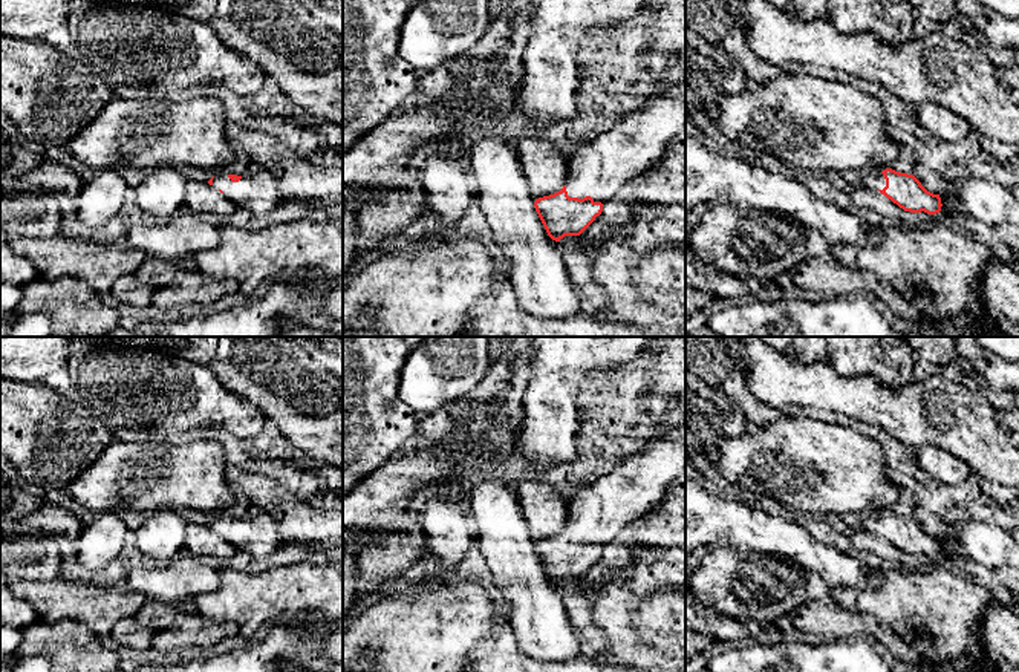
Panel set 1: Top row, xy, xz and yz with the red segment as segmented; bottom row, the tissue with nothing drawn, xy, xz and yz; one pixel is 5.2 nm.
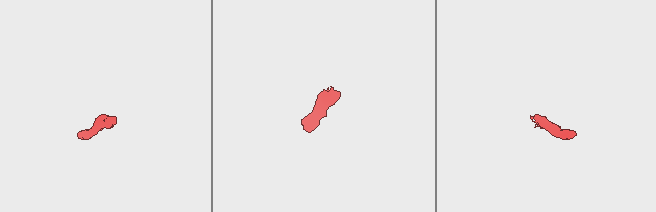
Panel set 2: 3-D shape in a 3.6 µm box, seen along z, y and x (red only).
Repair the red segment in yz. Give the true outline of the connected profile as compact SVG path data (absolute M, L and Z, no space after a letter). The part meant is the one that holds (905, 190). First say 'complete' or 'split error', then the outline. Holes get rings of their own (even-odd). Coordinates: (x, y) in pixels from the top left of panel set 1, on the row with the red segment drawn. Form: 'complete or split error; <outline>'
split error; M892 168L872 171L858 185L880 191L904 211L936 214L942 207L939 194L927 191L913 175Z

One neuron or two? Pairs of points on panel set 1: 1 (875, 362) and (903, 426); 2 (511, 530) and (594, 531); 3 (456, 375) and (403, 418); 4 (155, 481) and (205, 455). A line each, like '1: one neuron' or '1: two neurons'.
1: two neurons
2: two neurons
3: two neurons
4: one neuron

